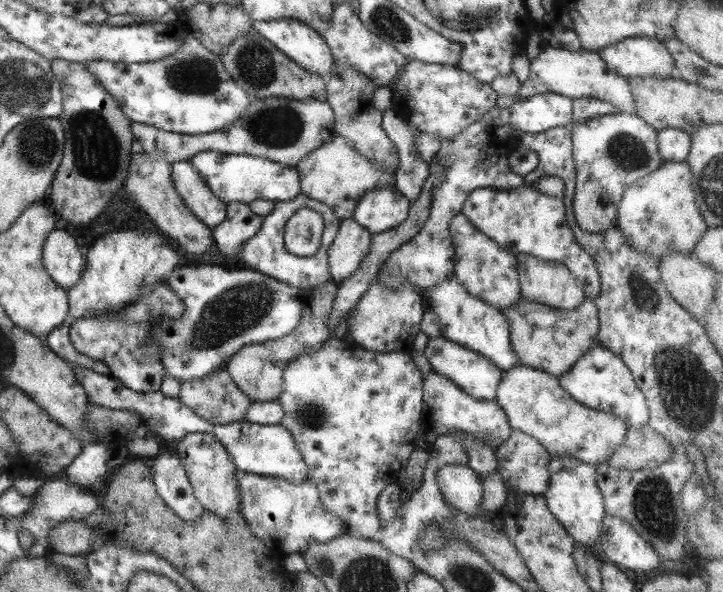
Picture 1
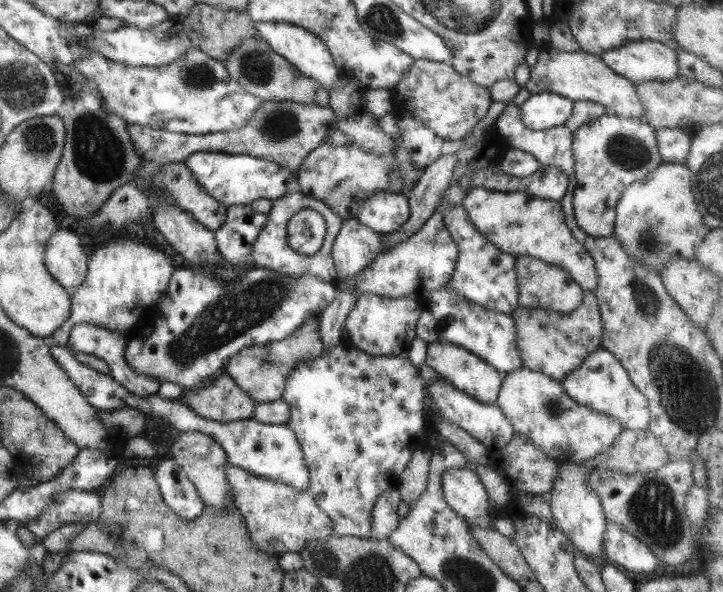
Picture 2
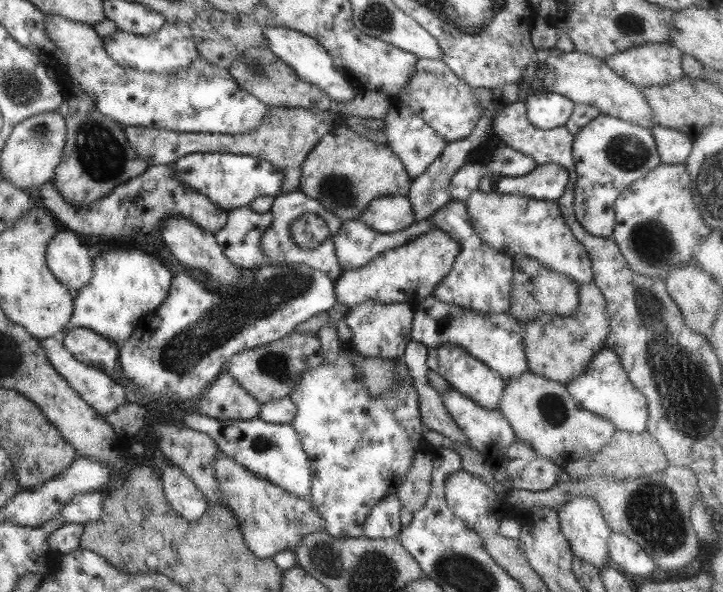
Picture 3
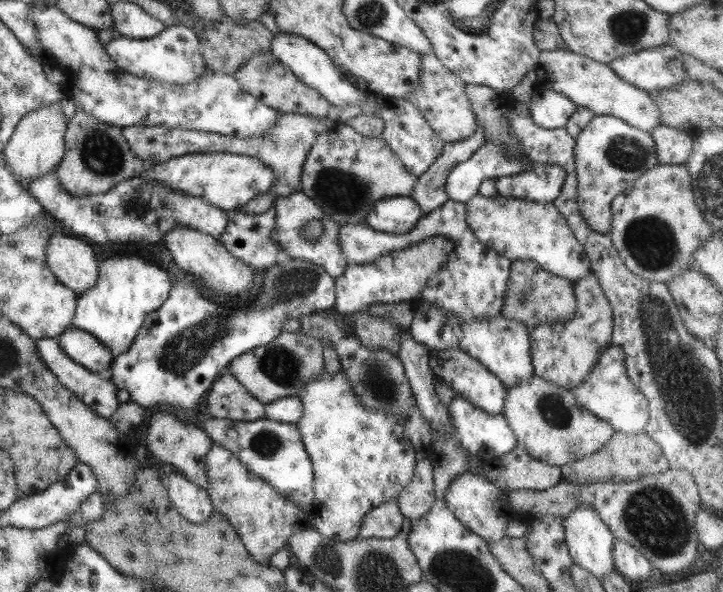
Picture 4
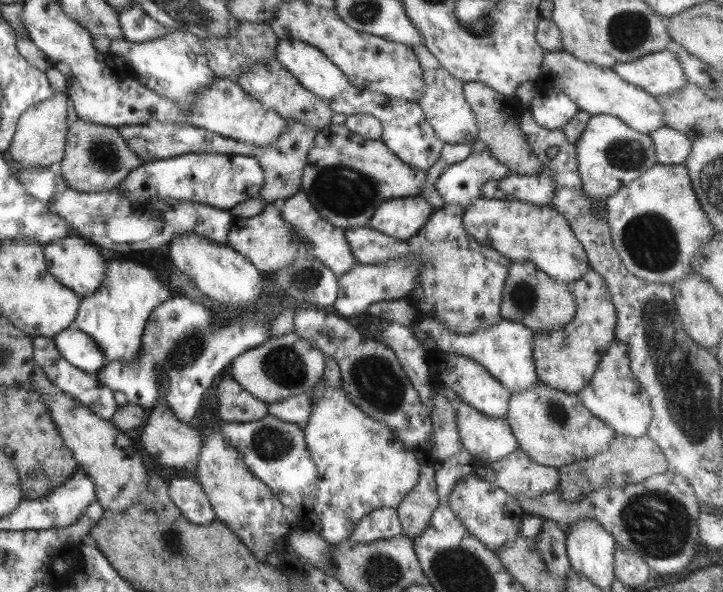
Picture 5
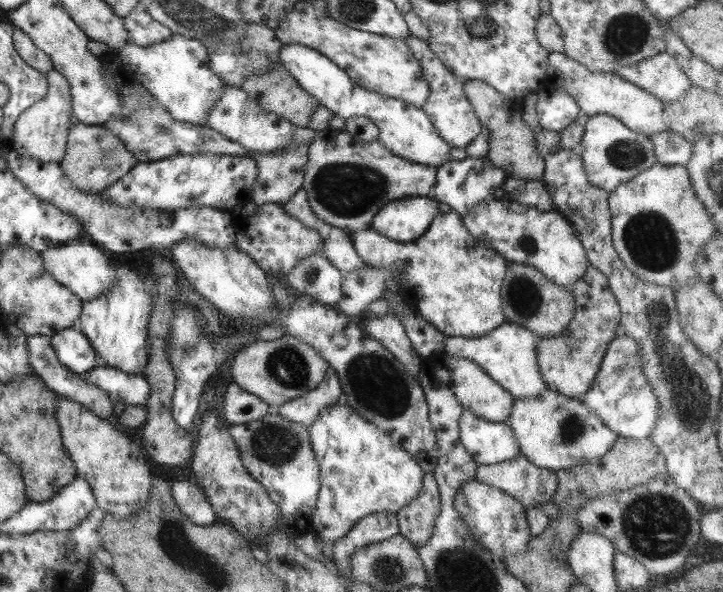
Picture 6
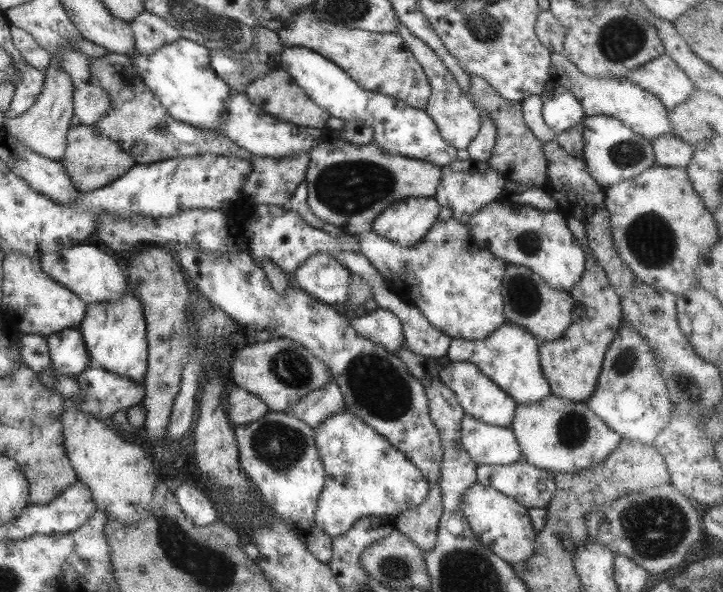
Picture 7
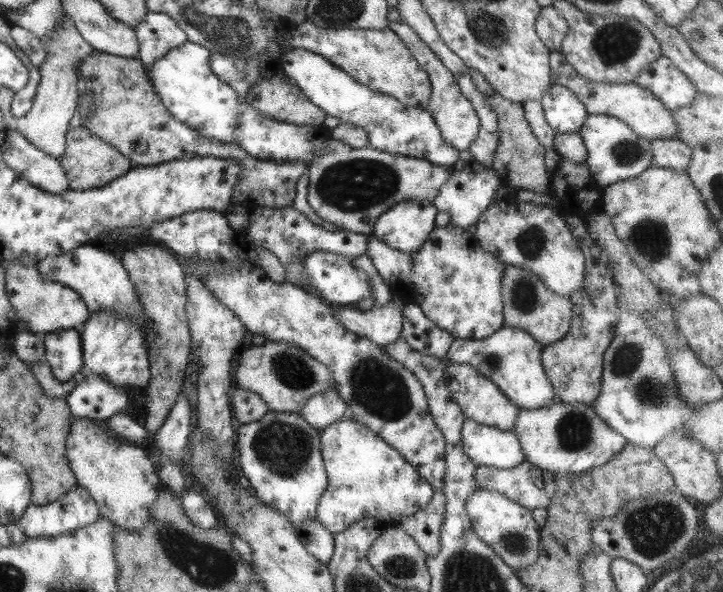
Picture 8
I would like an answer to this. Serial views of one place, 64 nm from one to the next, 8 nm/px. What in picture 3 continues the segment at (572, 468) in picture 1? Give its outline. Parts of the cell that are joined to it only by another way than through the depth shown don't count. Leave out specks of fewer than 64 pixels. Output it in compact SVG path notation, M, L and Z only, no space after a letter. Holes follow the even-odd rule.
M574 496L568 498L555 512L558 514L560 531L567 539L574 558L590 564L598 572L607 568L608 540L612 531L604 521L597 503L588 496Z

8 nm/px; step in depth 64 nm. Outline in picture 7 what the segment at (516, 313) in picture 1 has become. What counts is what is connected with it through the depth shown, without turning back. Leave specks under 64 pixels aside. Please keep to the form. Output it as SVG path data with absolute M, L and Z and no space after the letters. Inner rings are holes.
M568 218L567 229L582 248L585 270L570 291L573 299L573 318L566 334L551 342L540 342L539 364L547 379L550 394L569 401L585 402L596 389L602 358L609 343L616 337L622 322L622 308L616 292L611 288L607 273L598 265L586 245L588 240L580 224Z

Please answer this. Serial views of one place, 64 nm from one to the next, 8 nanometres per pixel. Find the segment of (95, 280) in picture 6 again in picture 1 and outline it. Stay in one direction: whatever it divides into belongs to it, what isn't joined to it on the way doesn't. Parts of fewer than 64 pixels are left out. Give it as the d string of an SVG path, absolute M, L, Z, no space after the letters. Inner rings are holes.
M59 226L54 229L42 246L42 265L54 284L63 289L75 287L84 269L83 256L77 242Z

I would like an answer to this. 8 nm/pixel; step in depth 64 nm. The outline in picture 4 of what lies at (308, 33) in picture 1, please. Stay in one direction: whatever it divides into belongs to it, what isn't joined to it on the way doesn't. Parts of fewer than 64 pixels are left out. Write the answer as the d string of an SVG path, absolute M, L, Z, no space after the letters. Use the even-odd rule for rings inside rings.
M275 32L270 44L270 50L272 55L283 66L289 67L290 71L307 88L317 91L330 106L346 108L346 106L360 106L360 104L367 103L367 100L374 100L374 114L384 124L380 138L386 142L386 145L397 156L397 159L409 174L417 177L421 176L437 159L437 156L441 154L444 142L426 123L424 116L421 116L421 111L407 99L362 93L352 84L349 84L349 81L337 70L337 67L325 52L300 36Z

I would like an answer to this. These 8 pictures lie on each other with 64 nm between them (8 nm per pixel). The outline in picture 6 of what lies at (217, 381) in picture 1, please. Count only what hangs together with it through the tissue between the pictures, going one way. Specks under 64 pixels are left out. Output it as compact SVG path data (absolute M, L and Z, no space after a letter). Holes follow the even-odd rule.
M229 384L223 400L223 418L228 425L259 420L270 408L255 395L245 392L236 384Z

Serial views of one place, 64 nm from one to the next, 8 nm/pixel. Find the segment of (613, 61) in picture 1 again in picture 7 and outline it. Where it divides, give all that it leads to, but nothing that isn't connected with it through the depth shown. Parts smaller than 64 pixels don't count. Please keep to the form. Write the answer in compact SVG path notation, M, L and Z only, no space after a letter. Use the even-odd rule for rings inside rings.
M665 54L632 70L626 78L656 96L666 110L685 102L695 90L687 75Z

